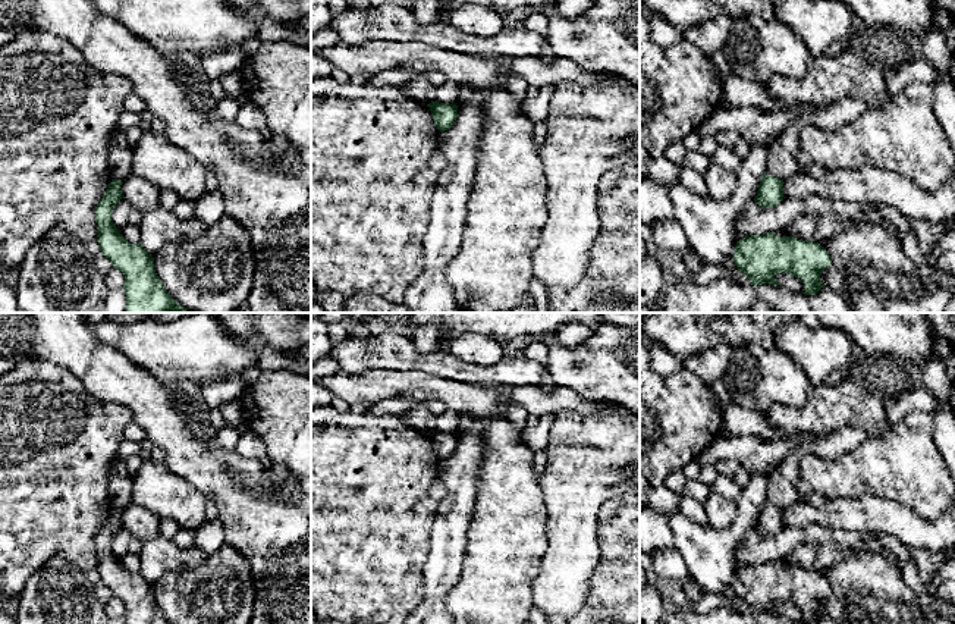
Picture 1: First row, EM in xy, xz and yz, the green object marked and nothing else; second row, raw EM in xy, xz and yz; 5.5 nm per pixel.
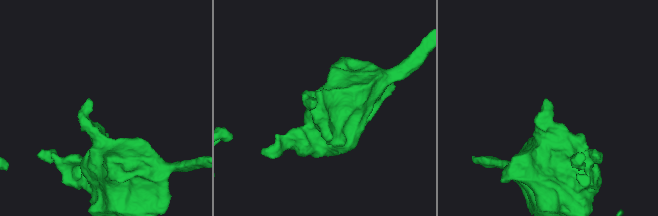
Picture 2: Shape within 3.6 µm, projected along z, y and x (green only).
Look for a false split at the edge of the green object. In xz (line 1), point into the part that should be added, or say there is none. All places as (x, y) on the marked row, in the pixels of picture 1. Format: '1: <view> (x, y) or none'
1: none

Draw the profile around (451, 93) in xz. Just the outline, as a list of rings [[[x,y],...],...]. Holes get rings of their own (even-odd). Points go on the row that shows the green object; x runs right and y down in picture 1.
[[[447,79],[443,85],[437,87],[437,101],[458,104],[464,98],[465,92],[461,85]]]

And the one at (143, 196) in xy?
[[[131,175],[122,181],[122,195],[133,210],[145,213],[160,207],[160,189],[151,182]]]

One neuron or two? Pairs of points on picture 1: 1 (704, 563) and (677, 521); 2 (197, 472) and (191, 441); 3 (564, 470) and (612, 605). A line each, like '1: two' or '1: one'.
1: one
2: one
3: two

